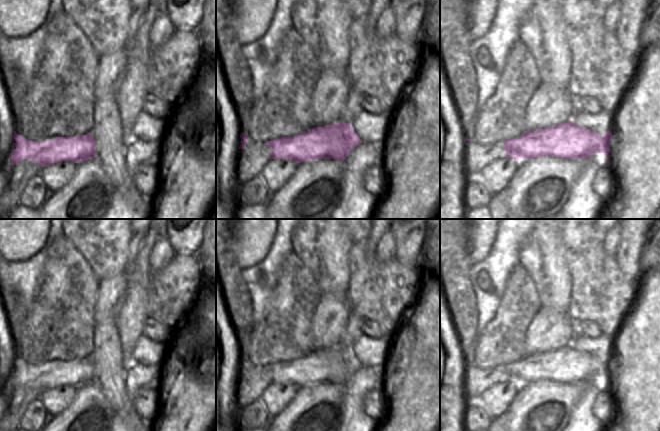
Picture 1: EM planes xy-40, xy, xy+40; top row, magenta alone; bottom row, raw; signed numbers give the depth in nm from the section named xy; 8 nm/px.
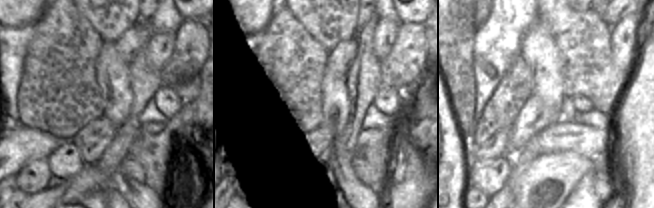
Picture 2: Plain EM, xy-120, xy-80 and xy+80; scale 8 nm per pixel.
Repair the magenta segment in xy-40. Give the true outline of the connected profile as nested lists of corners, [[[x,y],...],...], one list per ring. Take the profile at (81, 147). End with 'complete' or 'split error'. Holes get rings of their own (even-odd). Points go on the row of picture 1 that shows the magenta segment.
[[[15,132],[14,140],[16,149],[11,152],[11,165],[27,159],[45,167],[59,161],[78,163],[96,157],[96,142],[92,132],[75,137],[56,137],[41,143],[30,141]]] | complete

